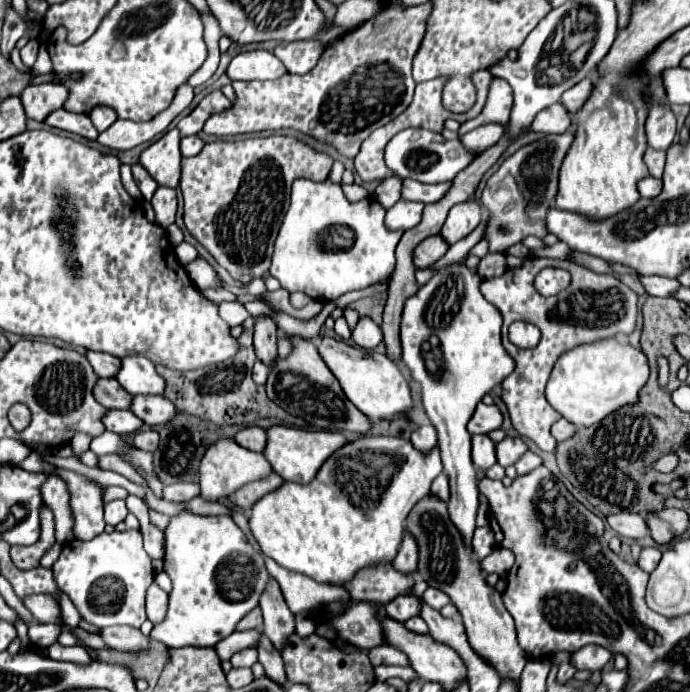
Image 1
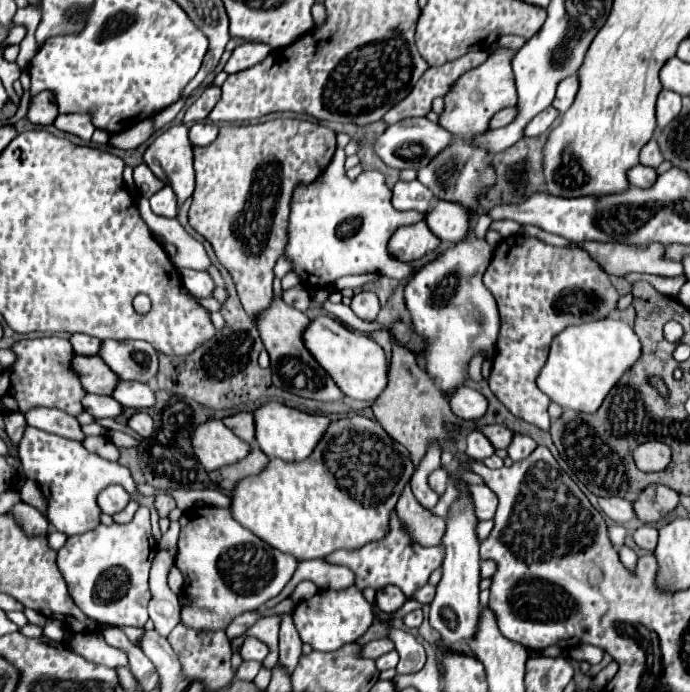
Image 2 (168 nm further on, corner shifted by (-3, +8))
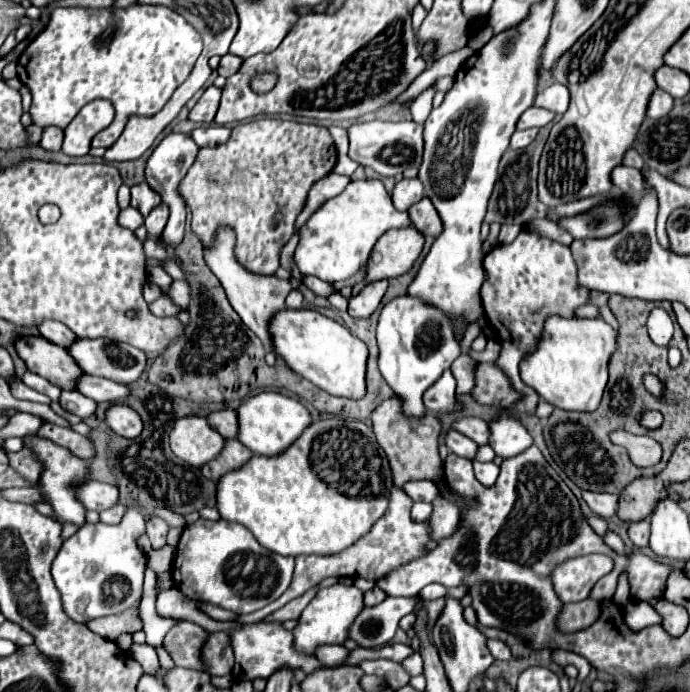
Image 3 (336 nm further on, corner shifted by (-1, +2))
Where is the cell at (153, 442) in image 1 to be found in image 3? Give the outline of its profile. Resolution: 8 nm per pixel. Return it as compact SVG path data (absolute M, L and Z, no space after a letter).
M125 404L111 406L107 410L107 424L115 434L123 438L135 438L143 430L143 422L139 420L139 414Z

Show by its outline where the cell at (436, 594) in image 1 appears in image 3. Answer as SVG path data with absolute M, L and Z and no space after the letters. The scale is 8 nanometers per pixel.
M397 596L383 600L375 608L363 608L351 626L351 640L357 640L363 648L379 648L387 644L393 638L399 620L413 612L417 602L419 596Z

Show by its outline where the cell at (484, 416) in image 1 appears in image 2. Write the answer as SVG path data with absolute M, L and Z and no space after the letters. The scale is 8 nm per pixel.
M459 386L453 392L445 394L453 414L457 414L461 420L475 420L479 416L485 414L487 410L487 400L481 392L467 388L467 386Z

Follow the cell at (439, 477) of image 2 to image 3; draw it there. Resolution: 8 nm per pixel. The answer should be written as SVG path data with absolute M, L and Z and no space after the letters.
M415 480L403 486L403 490L419 502L433 502L439 496L439 488L433 480Z

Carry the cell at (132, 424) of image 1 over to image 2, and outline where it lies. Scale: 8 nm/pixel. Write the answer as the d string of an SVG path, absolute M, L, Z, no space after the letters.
M85 394L81 404L95 418L115 418L115 416L121 414L121 404L117 404L117 400L113 400L111 396Z

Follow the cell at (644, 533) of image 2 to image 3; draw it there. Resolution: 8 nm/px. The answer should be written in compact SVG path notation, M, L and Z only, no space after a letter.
M641 520L641 522L633 522L629 526L629 538L637 548L645 548L649 546L649 520Z

